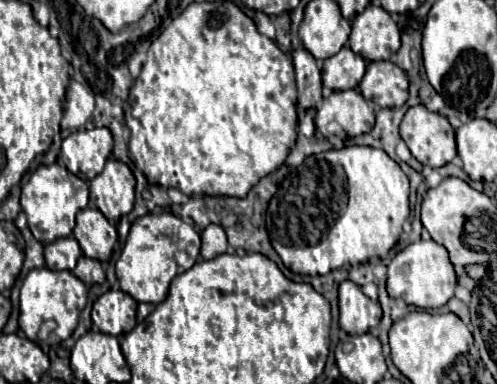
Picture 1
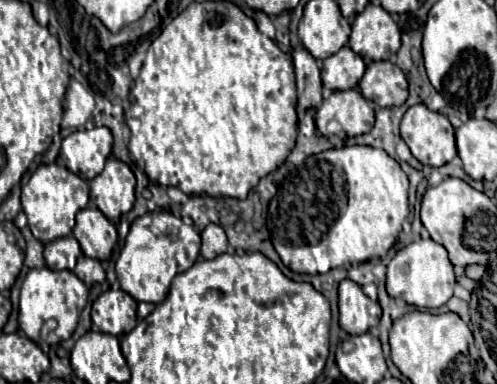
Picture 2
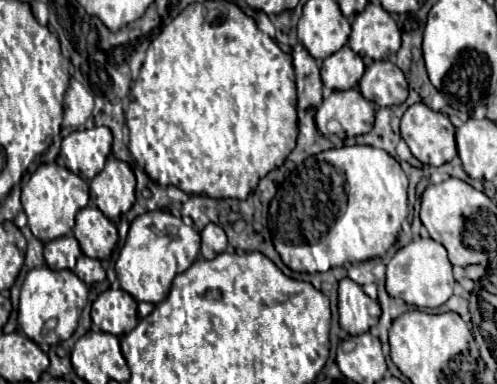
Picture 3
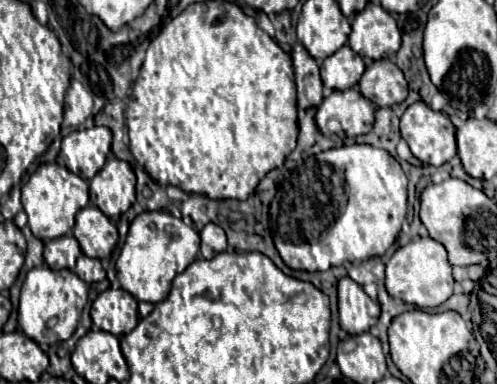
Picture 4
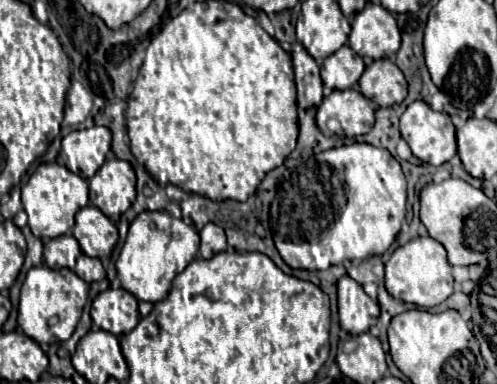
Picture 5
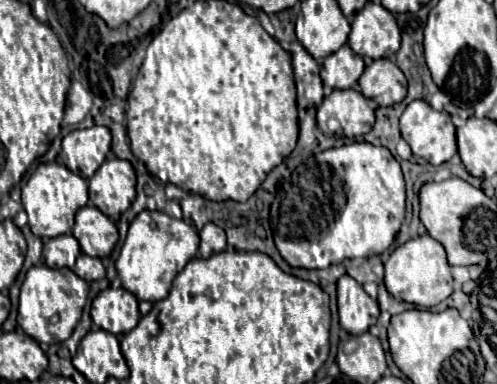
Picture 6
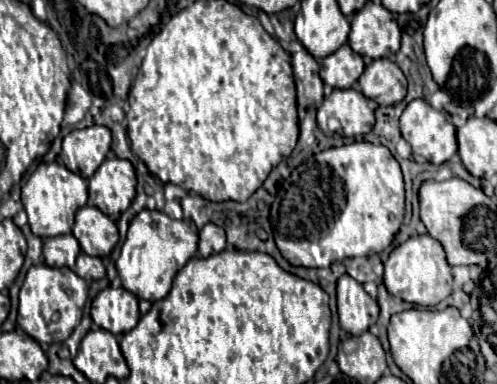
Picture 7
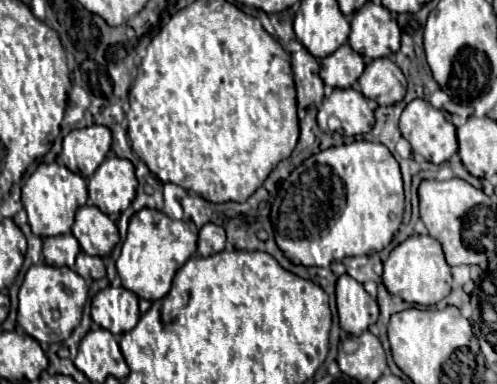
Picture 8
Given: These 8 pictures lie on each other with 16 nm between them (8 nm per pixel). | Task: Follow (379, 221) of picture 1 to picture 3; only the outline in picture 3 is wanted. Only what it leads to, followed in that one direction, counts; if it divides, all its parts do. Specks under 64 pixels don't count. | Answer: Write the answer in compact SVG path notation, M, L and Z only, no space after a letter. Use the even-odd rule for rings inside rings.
M343 146L324 151L324 156L316 156L330 164L342 167L346 174L346 192L348 206L346 212L336 219L334 226L320 236L316 244L280 244L272 238L276 252L282 262L294 272L326 272L330 268L342 266L348 262L364 262L370 258L384 258L388 248L396 242L402 222L408 216L408 178L402 172L400 164L380 148L372 146ZM368 156L374 156L374 162L368 162ZM296 256L296 260L295 260Z

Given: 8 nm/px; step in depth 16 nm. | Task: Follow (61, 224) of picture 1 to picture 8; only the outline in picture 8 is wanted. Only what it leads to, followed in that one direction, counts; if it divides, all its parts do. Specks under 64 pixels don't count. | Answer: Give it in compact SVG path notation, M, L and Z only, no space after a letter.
M56 162L40 164L36 172L28 178L28 182L22 186L22 204L24 210L28 212L28 224L32 232L40 238L68 234L72 230L76 210L84 206L86 200L88 200L86 180L80 174L74 174L66 166L60 166Z

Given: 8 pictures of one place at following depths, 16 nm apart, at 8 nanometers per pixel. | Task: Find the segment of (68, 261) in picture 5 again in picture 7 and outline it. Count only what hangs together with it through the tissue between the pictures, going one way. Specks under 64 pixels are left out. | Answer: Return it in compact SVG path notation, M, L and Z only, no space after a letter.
M62 234L44 240L44 262L52 268L74 266L76 256L80 254L80 244L72 234Z

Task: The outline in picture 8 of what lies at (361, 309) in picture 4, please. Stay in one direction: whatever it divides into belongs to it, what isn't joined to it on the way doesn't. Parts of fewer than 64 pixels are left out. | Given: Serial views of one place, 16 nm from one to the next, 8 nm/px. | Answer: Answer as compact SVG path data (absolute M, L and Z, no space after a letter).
M342 274L336 284L339 323L348 334L360 336L379 317L379 306L376 299L366 294L360 282Z

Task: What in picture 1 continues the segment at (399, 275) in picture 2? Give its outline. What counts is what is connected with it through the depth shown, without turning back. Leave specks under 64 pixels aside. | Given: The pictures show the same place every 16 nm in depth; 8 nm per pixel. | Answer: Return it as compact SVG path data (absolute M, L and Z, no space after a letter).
M420 240L410 244L388 264L388 294L392 298L402 298L410 306L424 310L440 308L454 296L454 288L454 266L448 260L448 252L444 252L444 248L440 248L440 244L436 244L434 240Z

